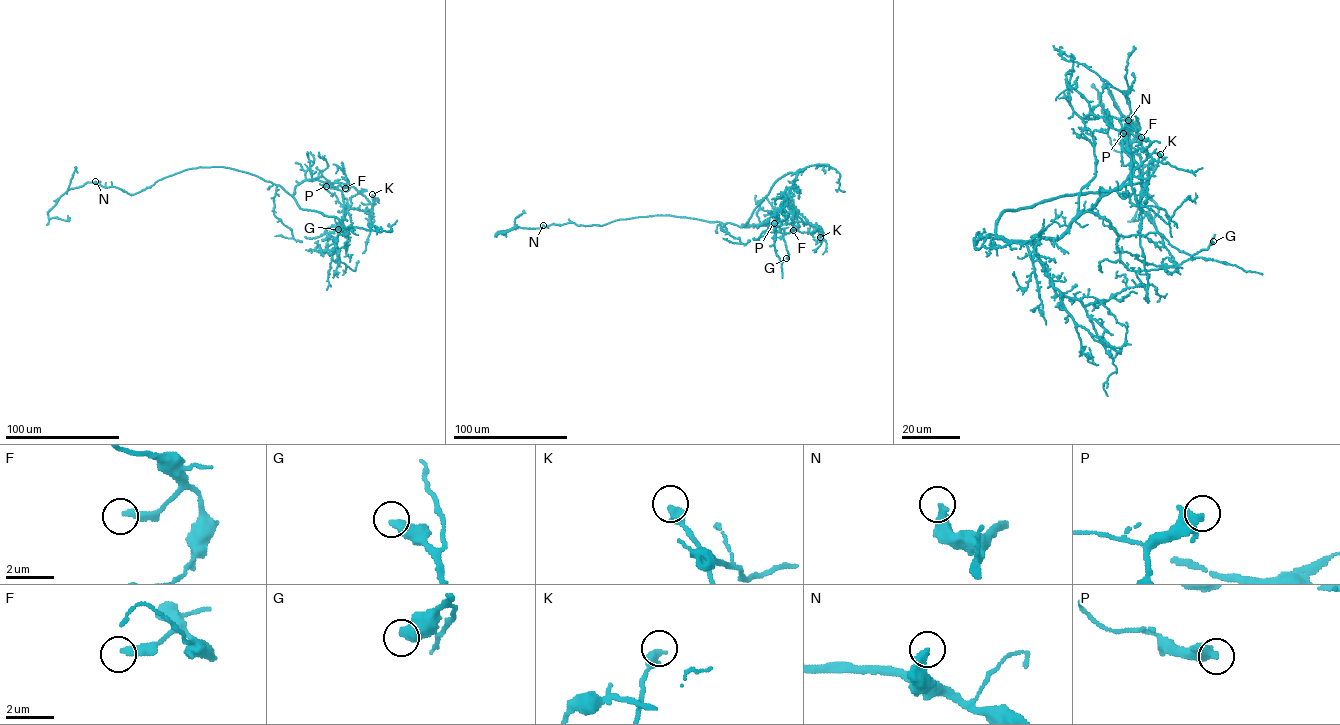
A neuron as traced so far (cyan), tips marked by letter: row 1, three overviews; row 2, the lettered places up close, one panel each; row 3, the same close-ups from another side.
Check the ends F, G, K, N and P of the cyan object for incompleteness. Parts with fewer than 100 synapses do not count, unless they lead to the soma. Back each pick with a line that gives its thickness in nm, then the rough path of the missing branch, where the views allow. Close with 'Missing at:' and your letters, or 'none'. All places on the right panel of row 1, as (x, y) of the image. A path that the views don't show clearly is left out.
Missing at: none

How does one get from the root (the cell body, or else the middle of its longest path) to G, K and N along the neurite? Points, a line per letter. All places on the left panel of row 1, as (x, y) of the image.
G: (255, 175), (279, 185), (300, 208), (334, 216), (347, 228), (339, 226), (343, 217), (331, 226), (338, 229)
K: (255, 175), (279, 185), (291, 195), (296, 185), (314, 180), (351, 185), (374, 204), (372, 194)
N: (255, 175), (222, 166), (192, 168), (163, 178), (132, 194), (115, 187), (103, 187), (95, 181)

